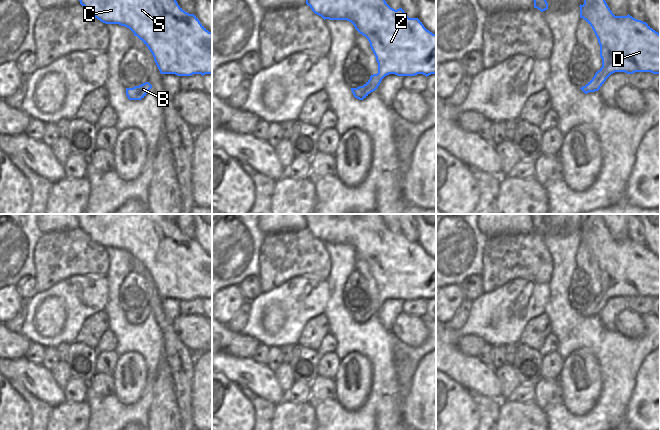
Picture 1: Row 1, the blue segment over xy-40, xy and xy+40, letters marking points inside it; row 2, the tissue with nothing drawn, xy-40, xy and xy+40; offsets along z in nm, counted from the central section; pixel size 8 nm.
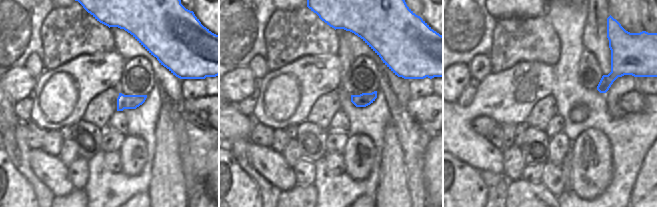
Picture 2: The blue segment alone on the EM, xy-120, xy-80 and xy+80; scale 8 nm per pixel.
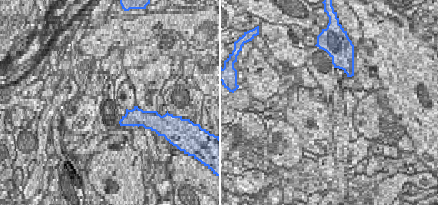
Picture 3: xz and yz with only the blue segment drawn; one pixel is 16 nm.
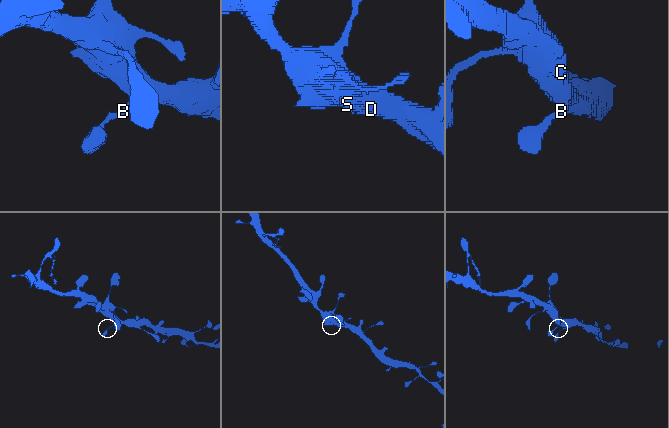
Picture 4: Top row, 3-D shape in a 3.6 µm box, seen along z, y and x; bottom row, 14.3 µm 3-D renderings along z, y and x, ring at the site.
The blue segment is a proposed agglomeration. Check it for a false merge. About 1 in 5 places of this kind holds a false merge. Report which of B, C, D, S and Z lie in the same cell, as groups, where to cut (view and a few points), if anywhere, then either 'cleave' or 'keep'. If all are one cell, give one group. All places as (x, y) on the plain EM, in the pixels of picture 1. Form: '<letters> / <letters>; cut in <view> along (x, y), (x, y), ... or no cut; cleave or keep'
B C D S Z; no cut; keep

